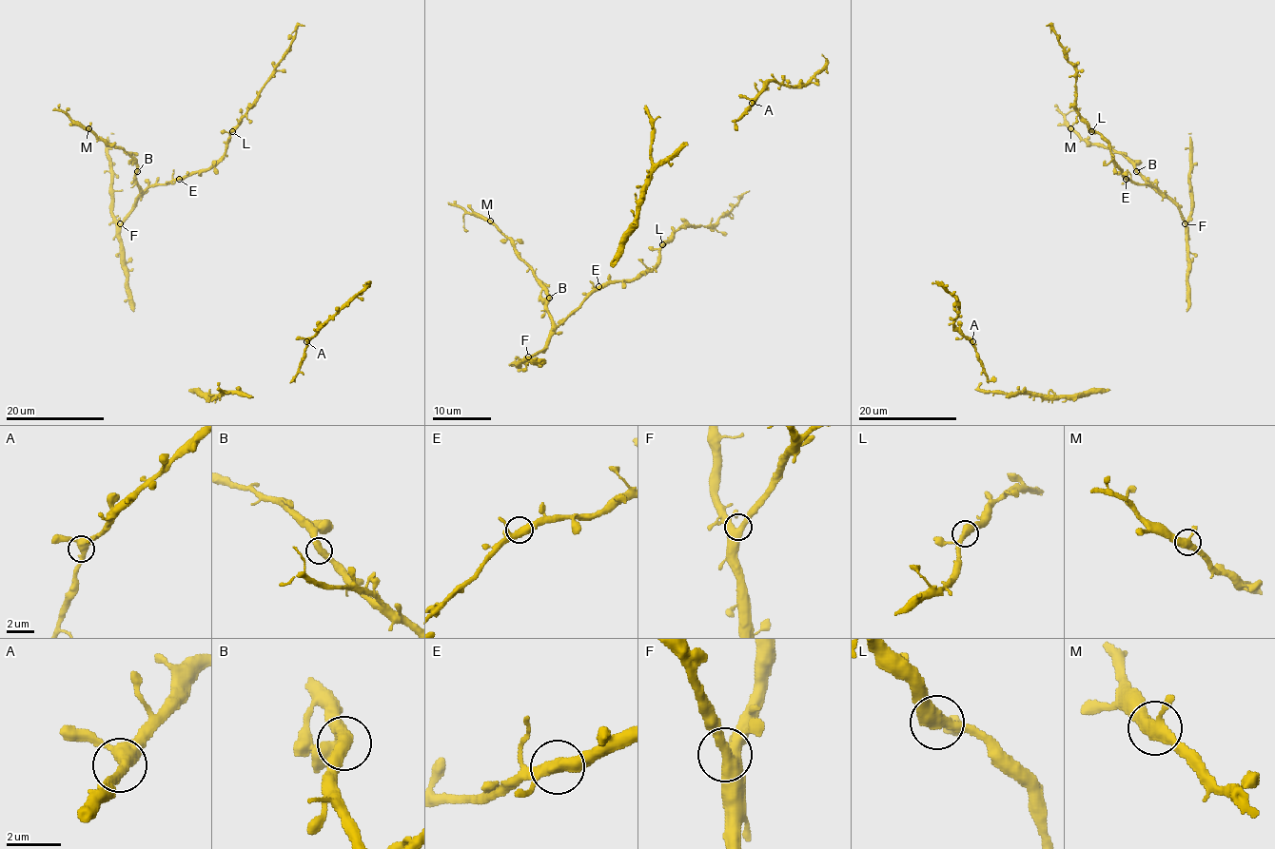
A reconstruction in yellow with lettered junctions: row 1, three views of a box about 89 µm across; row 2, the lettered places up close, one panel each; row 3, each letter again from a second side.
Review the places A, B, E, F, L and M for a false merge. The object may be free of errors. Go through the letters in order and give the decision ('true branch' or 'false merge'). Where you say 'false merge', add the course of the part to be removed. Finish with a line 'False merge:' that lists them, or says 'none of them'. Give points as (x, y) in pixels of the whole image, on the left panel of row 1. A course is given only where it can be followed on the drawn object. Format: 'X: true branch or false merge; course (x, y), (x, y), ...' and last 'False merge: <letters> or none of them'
A: true branch
B: true branch
E: true branch
F: true branch
L: true branch
M: true branch
False merge: none of them

